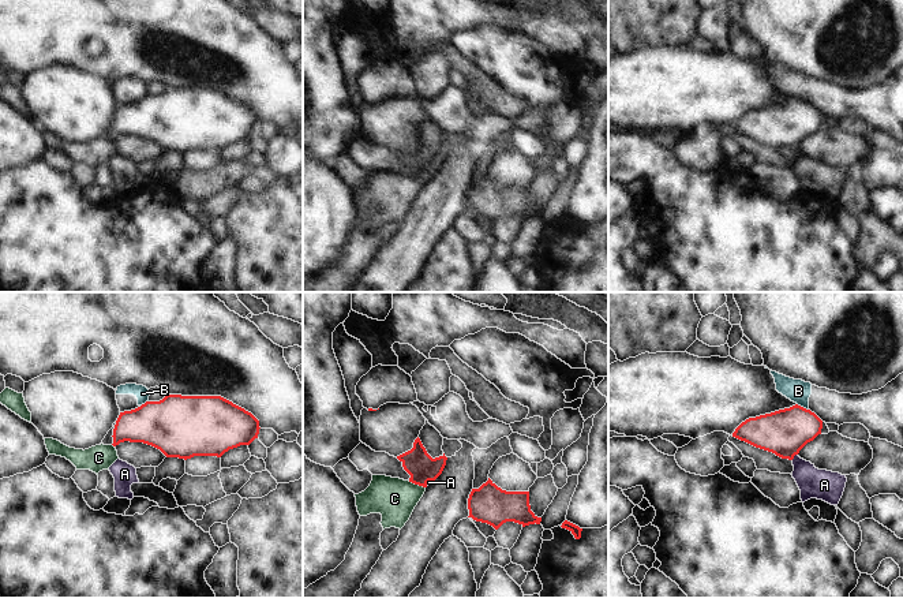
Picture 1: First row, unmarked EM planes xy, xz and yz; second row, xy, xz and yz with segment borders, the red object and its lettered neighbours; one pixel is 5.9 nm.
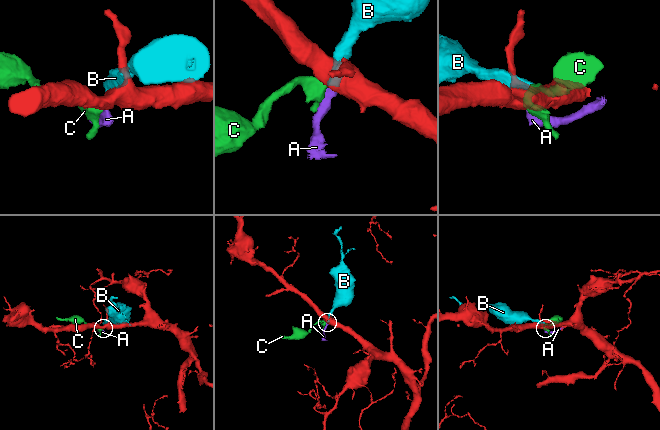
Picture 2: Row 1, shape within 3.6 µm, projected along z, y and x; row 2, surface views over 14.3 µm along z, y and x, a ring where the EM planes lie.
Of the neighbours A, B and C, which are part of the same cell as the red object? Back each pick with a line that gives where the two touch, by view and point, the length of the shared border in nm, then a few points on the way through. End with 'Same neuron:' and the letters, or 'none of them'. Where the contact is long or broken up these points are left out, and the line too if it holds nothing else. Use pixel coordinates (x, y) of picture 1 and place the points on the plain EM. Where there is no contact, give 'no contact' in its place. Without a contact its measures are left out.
Same neuron: none of them

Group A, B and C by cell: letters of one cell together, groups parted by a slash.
A / B / C

